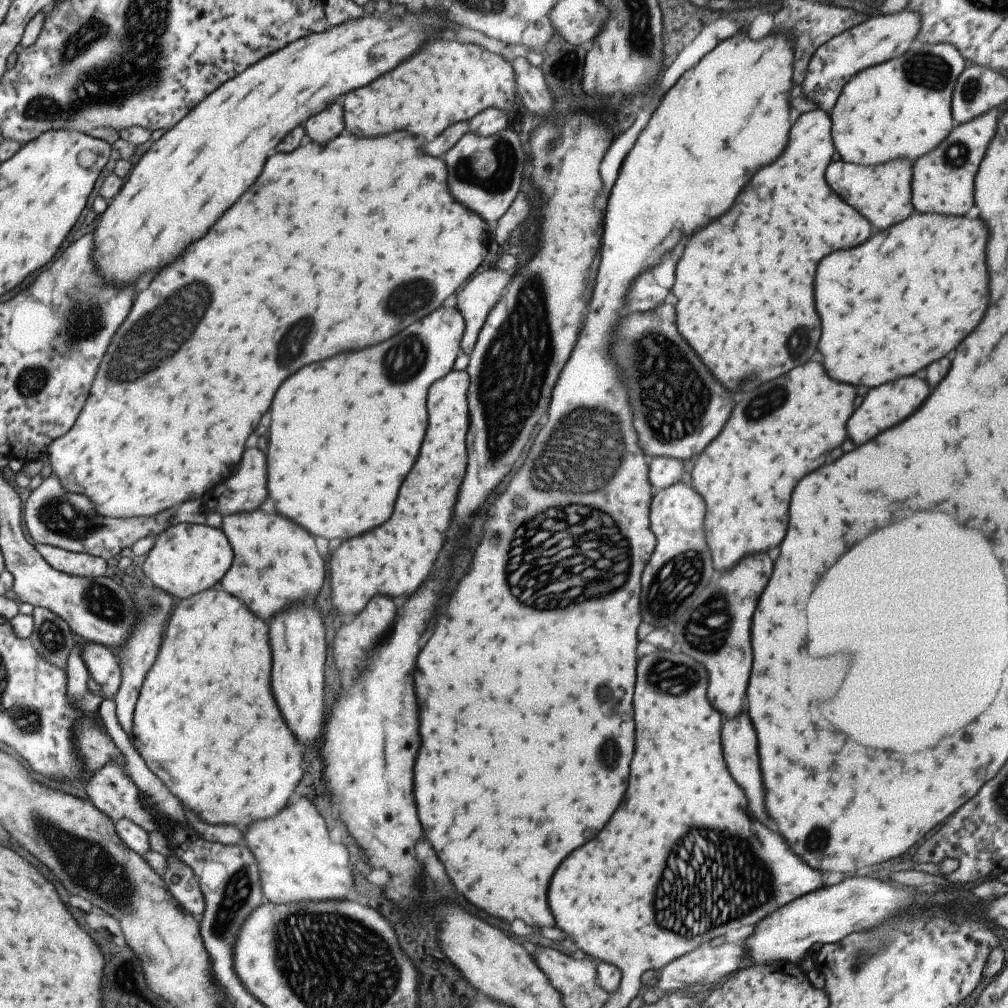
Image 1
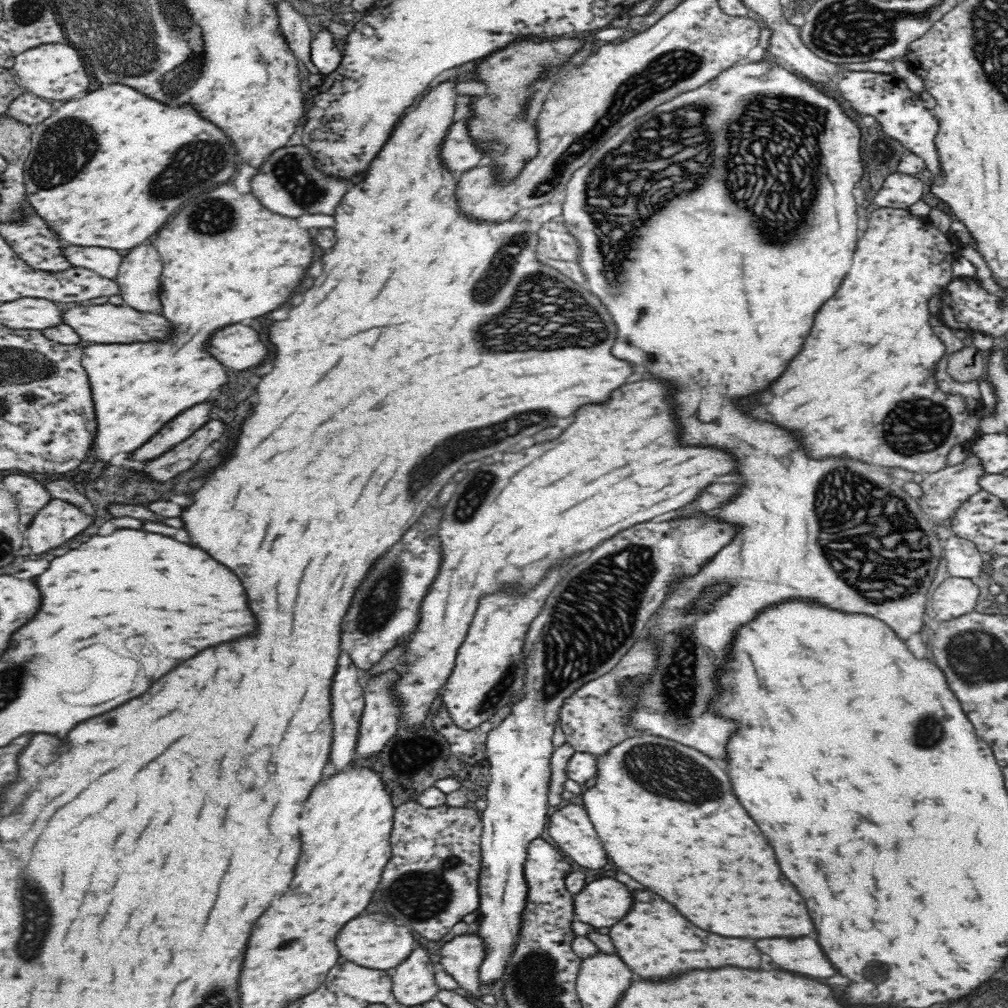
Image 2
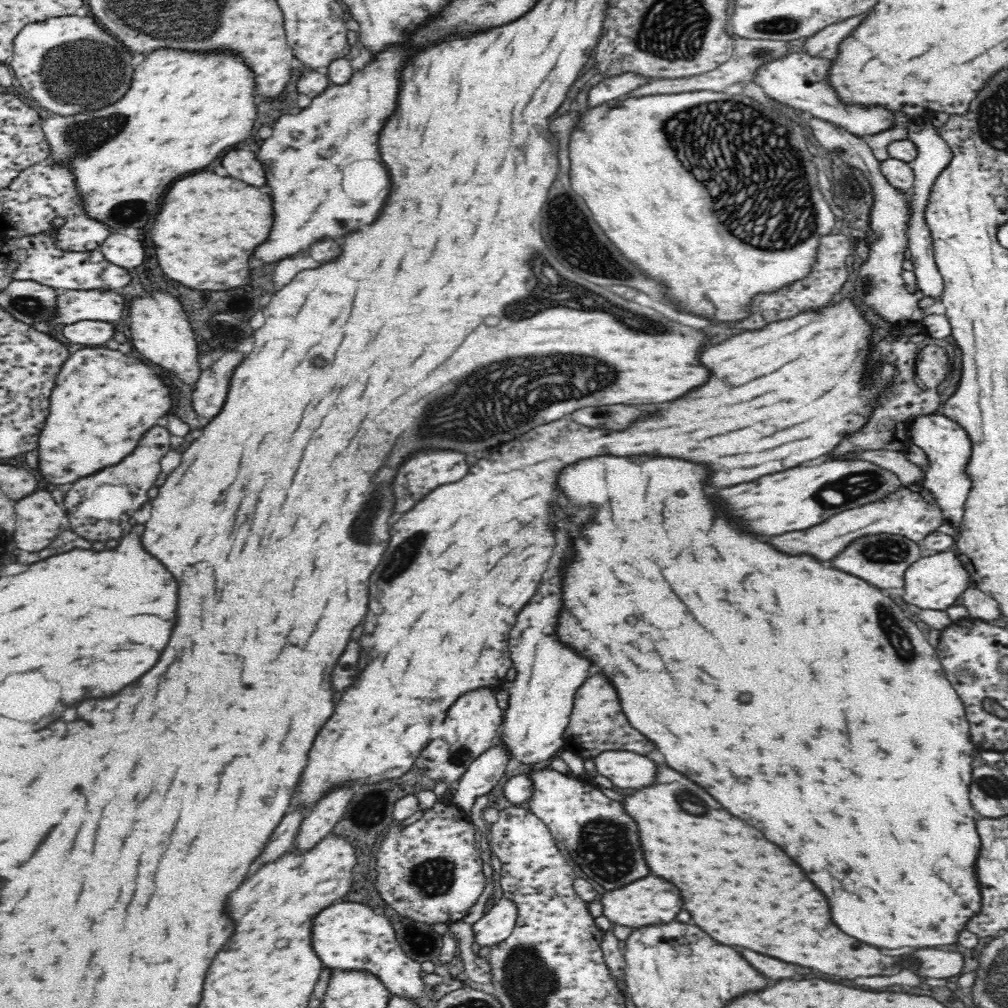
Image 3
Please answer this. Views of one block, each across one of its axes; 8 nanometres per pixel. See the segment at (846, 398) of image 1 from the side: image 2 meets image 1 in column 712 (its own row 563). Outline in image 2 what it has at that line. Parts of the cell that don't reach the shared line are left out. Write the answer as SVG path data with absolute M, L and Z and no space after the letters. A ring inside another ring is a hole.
M654 378L624 384L604 406L580 408L576 422L556 440L538 442L520 452L503 453L499 458L502 458L500 462L469 470L442 510L438 528L440 546L444 548L440 572L422 600L416 631L404 642L406 650L394 669L399 676L390 686L396 707L400 709L399 728L422 728L428 720L432 702L452 676L456 655L470 630L472 614L480 604L478 598L494 594L502 586L518 586L528 592L560 562L598 546L620 530L690 504L706 486L736 470L736 458L724 450L680 444L670 386Z

